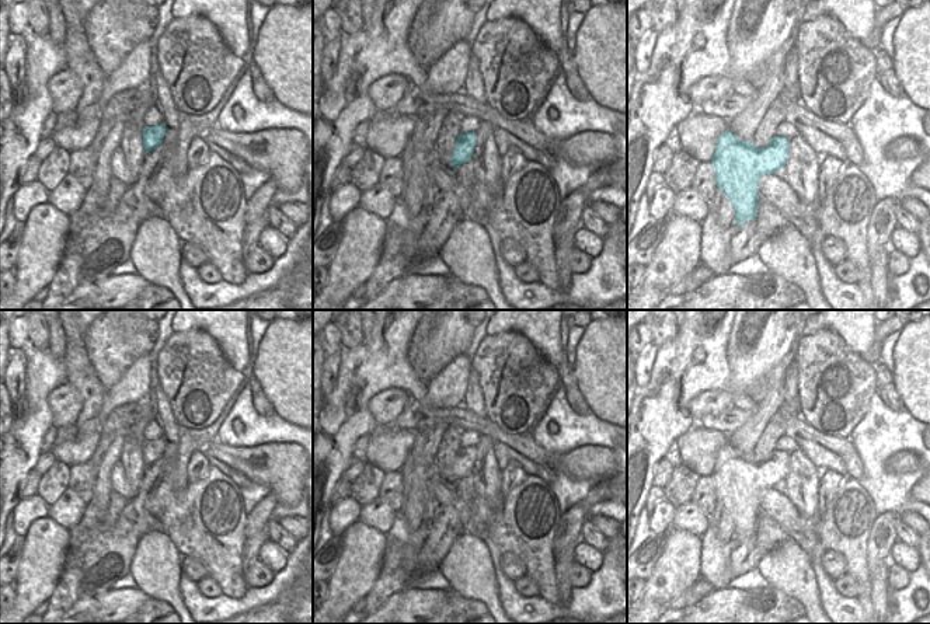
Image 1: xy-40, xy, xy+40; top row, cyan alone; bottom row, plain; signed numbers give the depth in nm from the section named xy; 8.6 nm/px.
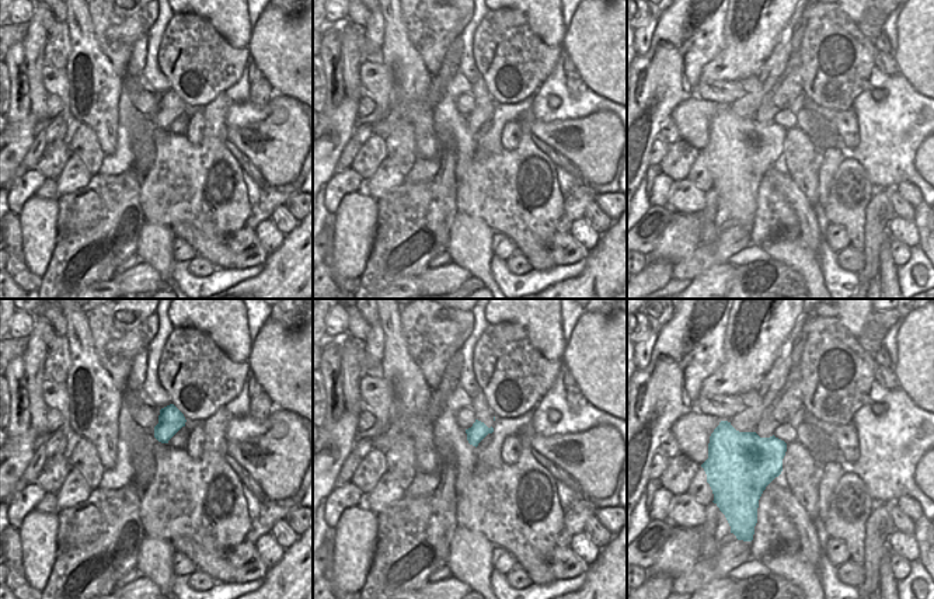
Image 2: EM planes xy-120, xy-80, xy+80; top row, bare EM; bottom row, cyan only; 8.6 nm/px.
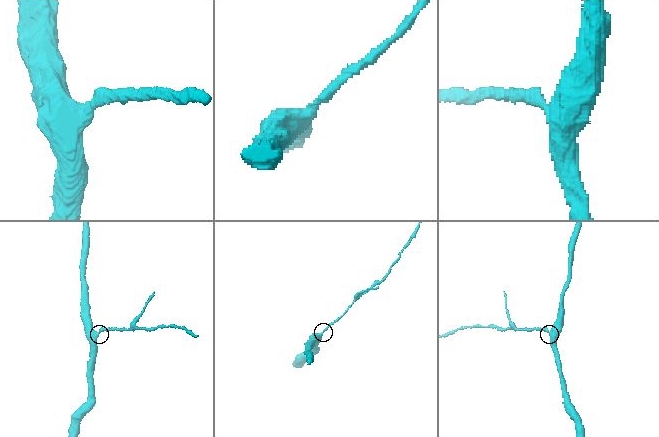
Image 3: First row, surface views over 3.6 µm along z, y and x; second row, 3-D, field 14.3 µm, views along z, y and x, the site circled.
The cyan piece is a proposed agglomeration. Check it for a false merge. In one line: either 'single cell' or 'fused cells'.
single cell

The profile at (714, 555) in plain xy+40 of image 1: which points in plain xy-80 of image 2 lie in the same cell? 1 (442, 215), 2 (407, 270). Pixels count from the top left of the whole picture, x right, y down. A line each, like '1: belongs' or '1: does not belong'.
1: belongs
2: does not belong

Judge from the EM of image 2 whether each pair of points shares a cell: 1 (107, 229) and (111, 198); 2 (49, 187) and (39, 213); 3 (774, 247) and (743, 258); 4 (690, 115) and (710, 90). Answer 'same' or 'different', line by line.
1: different
2: different
3: different
4: different

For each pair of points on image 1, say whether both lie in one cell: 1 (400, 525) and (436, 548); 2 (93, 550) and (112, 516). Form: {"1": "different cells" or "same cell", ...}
{"1": "same cell", "2": "different cells"}

